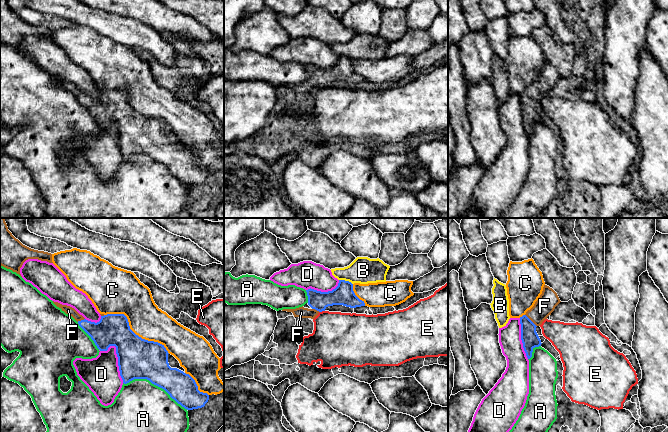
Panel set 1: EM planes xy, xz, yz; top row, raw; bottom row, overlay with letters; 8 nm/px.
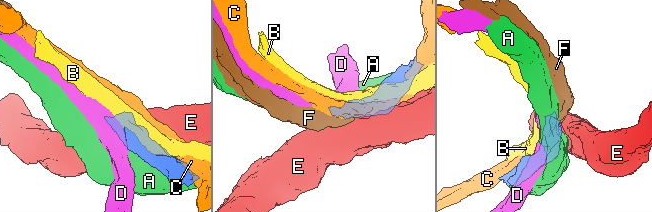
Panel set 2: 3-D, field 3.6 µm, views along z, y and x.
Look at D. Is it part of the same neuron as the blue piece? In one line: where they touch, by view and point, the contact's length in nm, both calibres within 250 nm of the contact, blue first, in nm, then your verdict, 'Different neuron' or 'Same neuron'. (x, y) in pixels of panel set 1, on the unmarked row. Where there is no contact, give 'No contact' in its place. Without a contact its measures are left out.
Touches blue at xy (117, 132). Shared border 340 nm. Thickness 320 nm (blue) against 280 nm. Different neuron

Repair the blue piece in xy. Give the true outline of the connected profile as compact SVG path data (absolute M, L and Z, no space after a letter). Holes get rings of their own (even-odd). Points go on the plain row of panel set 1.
M53 79L78 98L100 127L107 127L110 122L116 123L124 160L134 155L147 155L164 165L187 186L202 184L208 178L209 171L198 166L189 150L169 142L169 129L164 121L136 111L124 90L100 90L100 97L95 99L86 96L70 82Z

